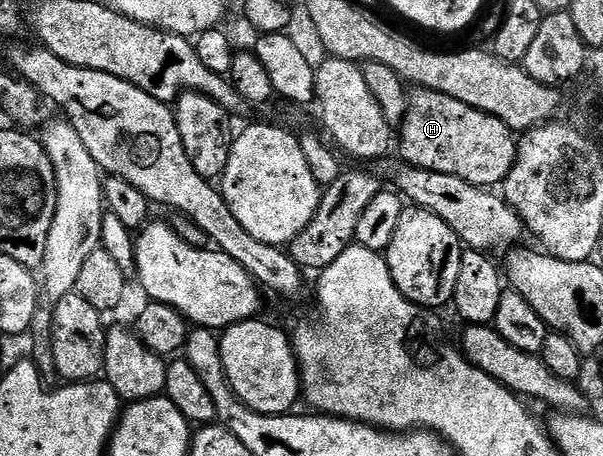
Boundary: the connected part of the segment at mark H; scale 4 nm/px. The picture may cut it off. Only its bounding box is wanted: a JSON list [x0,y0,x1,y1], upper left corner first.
[398,89,517,188]

